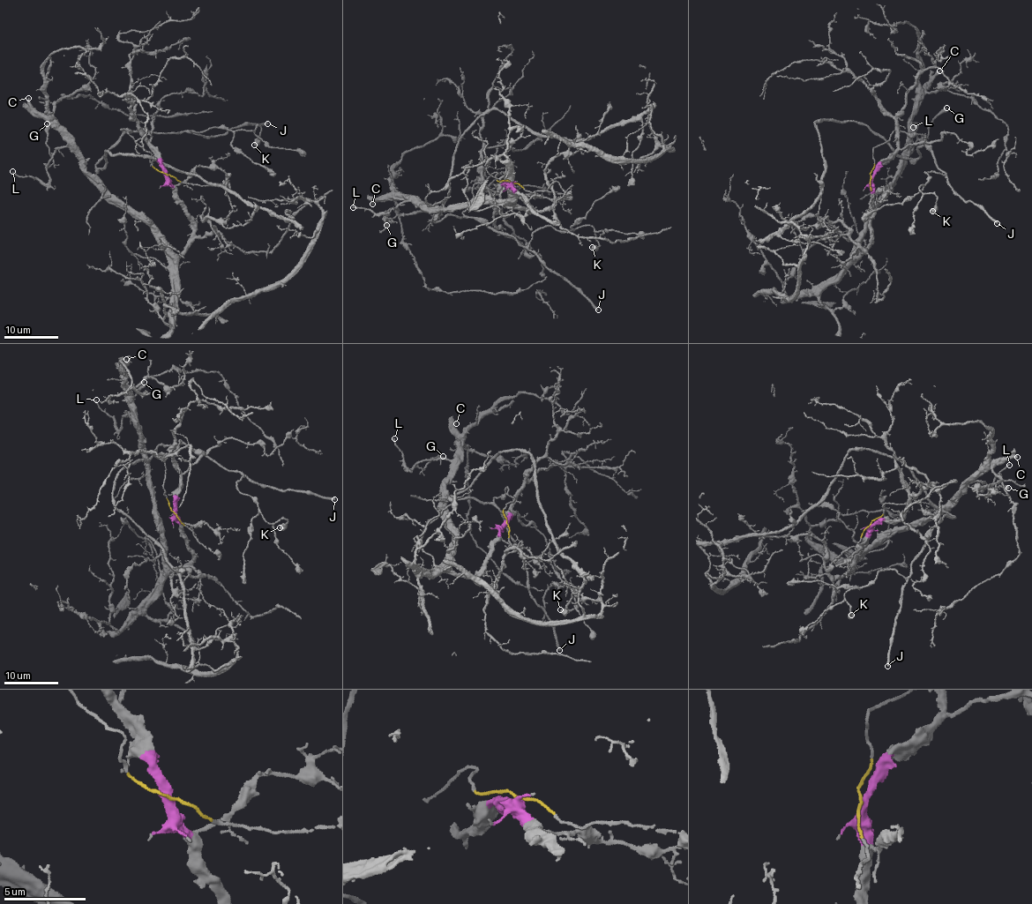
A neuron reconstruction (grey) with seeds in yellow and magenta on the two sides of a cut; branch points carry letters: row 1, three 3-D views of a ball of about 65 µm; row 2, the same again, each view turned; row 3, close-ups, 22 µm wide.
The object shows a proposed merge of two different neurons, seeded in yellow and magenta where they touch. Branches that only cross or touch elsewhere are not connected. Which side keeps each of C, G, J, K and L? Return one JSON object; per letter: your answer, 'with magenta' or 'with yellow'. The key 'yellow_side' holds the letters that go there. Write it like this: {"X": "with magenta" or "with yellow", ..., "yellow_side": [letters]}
{"C": "with magenta", "G": "with magenta", "J": "with yellow", "K": "with yellow", "L": "with magenta", "yellow_side": ["J", "K"]}

